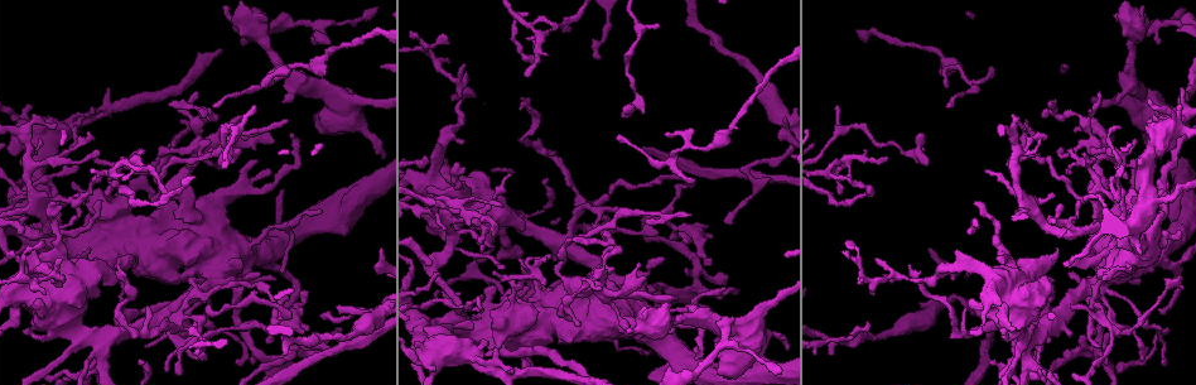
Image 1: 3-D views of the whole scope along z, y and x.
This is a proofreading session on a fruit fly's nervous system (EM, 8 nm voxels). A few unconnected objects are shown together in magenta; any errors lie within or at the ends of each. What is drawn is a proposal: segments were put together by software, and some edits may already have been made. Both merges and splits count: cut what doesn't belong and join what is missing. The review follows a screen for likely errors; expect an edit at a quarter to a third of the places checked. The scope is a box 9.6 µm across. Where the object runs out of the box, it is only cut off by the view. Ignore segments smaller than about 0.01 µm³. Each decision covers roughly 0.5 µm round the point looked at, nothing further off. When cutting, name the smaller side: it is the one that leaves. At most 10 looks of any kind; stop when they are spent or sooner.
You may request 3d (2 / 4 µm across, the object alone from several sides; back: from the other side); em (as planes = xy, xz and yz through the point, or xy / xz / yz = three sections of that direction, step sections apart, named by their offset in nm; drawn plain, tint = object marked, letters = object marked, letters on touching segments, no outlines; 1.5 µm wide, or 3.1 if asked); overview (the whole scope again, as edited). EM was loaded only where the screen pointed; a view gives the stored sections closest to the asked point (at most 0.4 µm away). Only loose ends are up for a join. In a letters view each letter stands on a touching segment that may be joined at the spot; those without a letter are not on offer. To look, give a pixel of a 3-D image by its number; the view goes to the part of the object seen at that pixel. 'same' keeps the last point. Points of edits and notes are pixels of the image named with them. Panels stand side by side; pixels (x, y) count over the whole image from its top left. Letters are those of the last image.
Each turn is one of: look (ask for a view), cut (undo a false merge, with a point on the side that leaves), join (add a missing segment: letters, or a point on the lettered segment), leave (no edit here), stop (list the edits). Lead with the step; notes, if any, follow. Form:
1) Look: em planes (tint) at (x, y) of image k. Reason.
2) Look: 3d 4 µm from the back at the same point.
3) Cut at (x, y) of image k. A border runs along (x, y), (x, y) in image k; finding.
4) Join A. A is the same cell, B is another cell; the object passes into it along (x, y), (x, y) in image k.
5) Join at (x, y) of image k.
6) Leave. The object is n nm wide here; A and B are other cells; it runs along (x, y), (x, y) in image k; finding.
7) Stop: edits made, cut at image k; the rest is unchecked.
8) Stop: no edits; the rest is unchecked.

Look: em xz step 4 (letters) at (970, 303) of image 1.

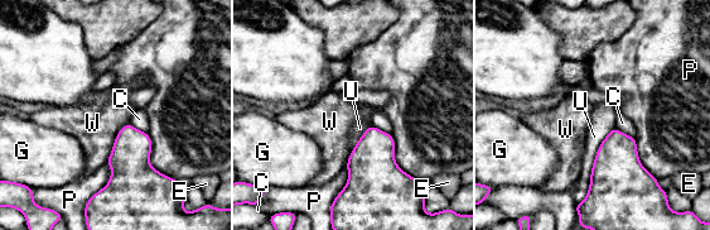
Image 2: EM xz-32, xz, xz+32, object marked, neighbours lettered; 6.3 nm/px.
Leave. The object is 260 nm wide here; C, E, G, P, U and W are other cells; a border runs along (371, 124), (391, 134) in image 2; none of them fits.

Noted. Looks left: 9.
Look: 3d 2 µm at (61, 261) of image 1. Tapers out.

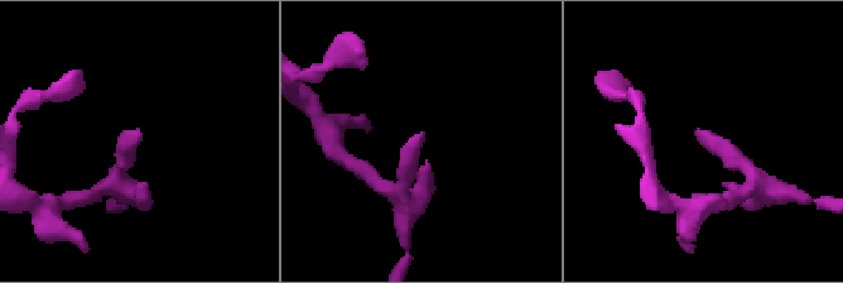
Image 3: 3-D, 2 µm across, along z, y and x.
Look: em planes (letters) at (141, 133) of image 3. Need the tissue.

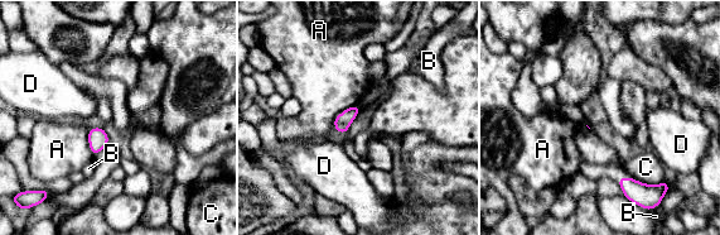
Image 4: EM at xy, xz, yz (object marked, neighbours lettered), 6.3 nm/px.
Leave. A, B, C and D are other cells; a border runs along (357, 104), (344, 109), (332, 124) in image 4; no lettered segment goes on from it.

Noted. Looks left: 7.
Look: em xz step 4 (tint) at (600, 265) of image 1. An open end.

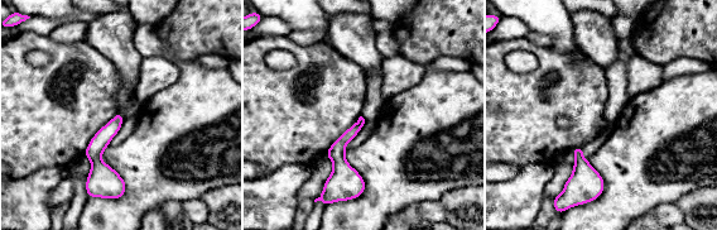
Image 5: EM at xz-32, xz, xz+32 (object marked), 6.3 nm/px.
Look: em planes (letters) at the same point. Another direction.

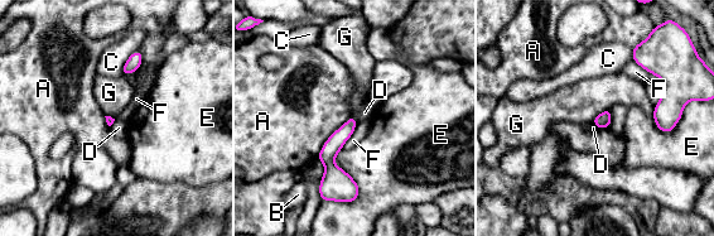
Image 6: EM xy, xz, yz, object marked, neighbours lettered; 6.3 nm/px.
Leave. The longest contact is with A, 360 nm; A, B, C, D, E, F and G are other cells; it runs along (352, 120), (329, 149), (348, 196) in image 6; no lettered segment goes on from it.

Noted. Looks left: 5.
Look: em xz step 4 (plain) at (1161, 199) of image 1. Calibre changes.

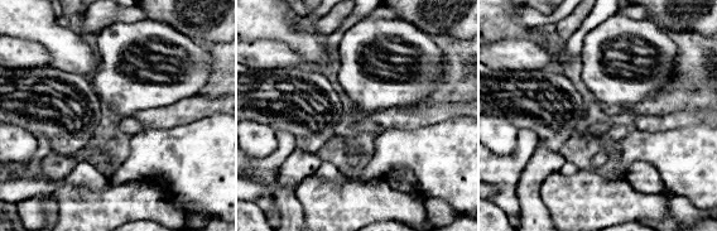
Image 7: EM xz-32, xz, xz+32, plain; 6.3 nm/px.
Look: em xz step 4 (letters) at the same point. What lies round it.

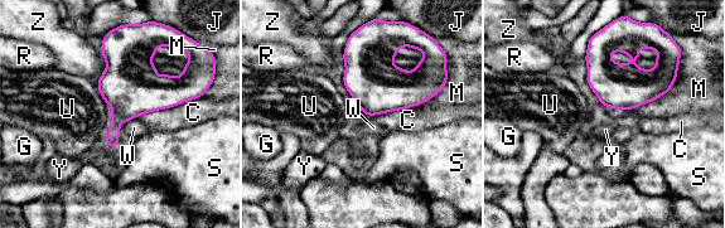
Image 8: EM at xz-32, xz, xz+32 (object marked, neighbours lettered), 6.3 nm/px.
Leave. The longest contact is with C, 440 nm; C, G, J, M, R, S, U, W, Y and Z are other cells; a border runs along (135, 117), (125, 124) in image 8; continuous, no second neuron.

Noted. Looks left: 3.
Stop: no edits; the rest is unchecked.

